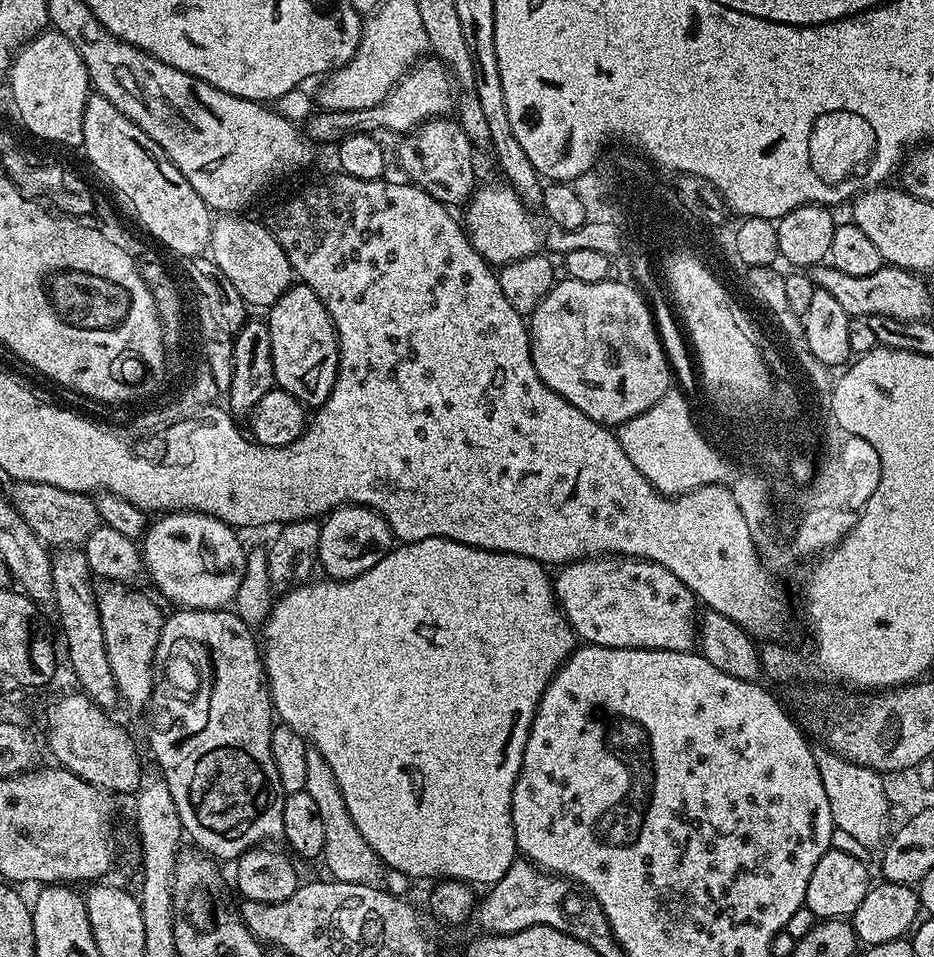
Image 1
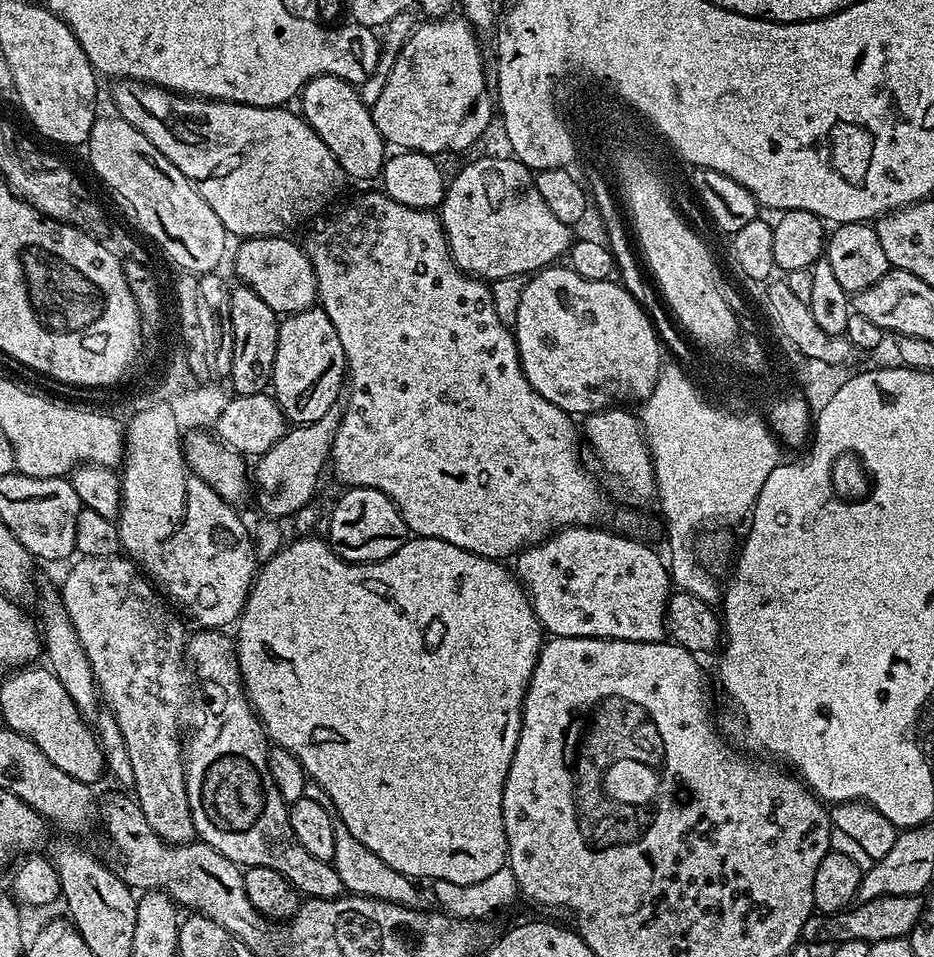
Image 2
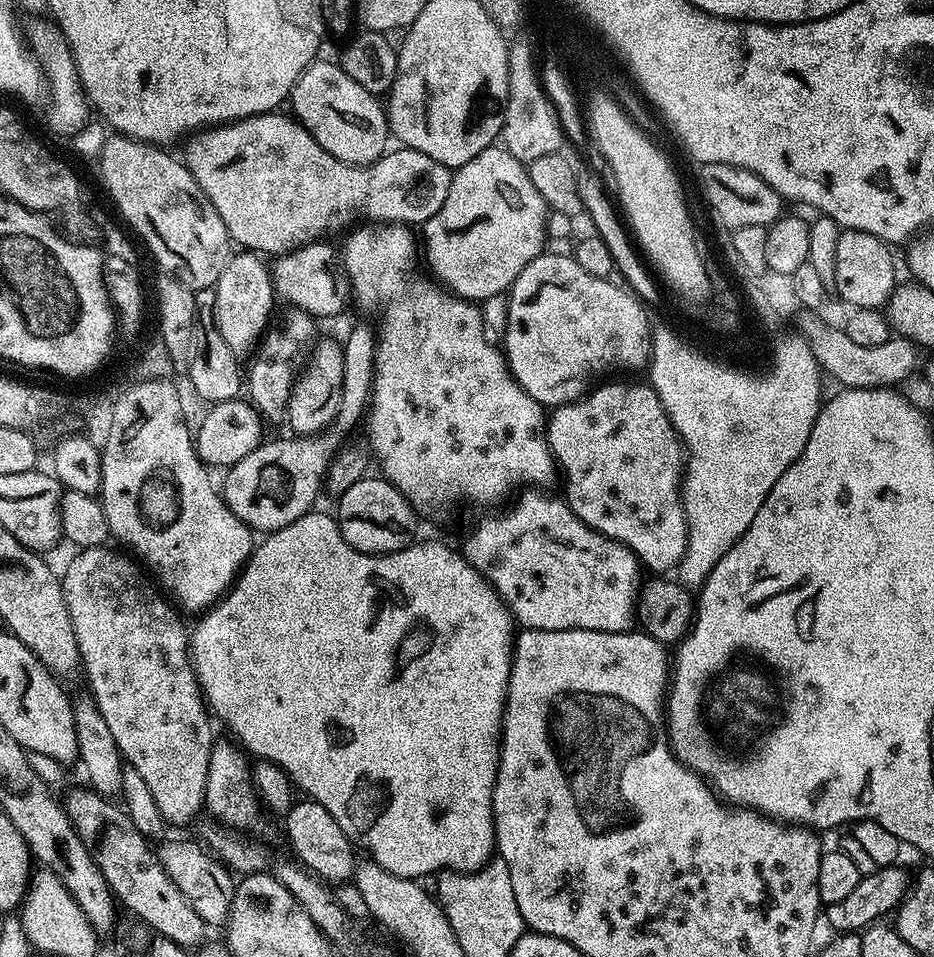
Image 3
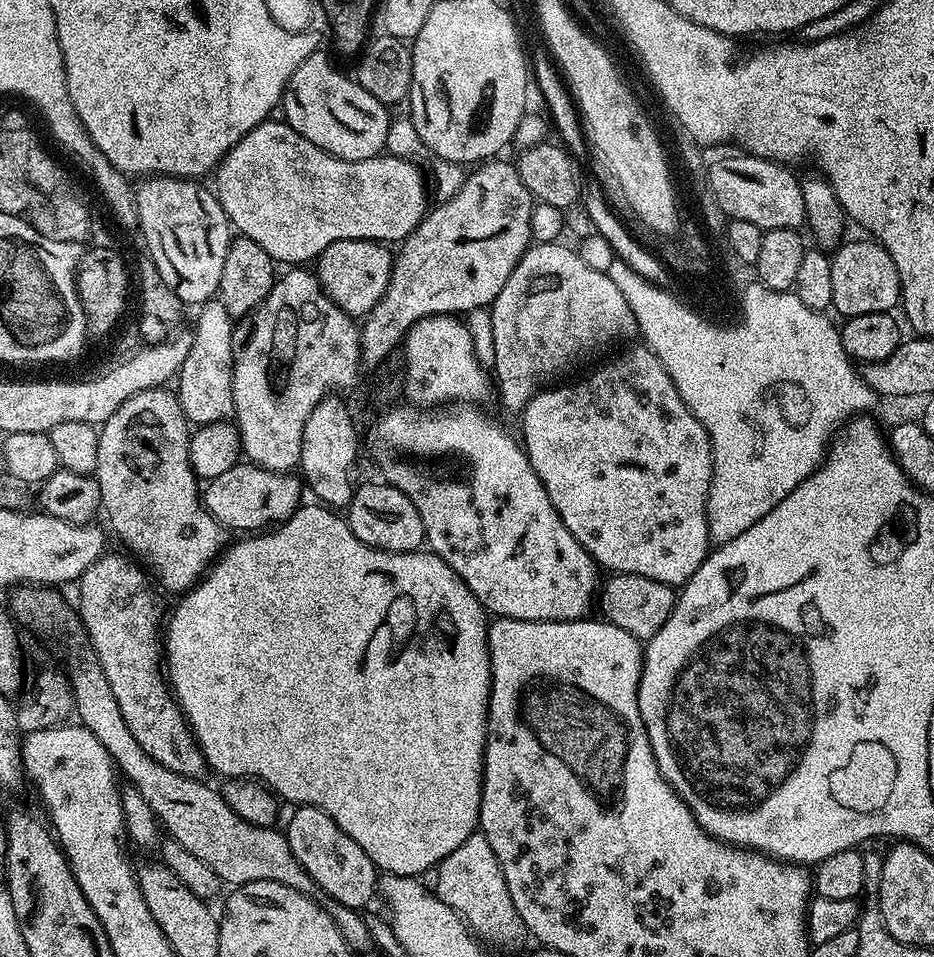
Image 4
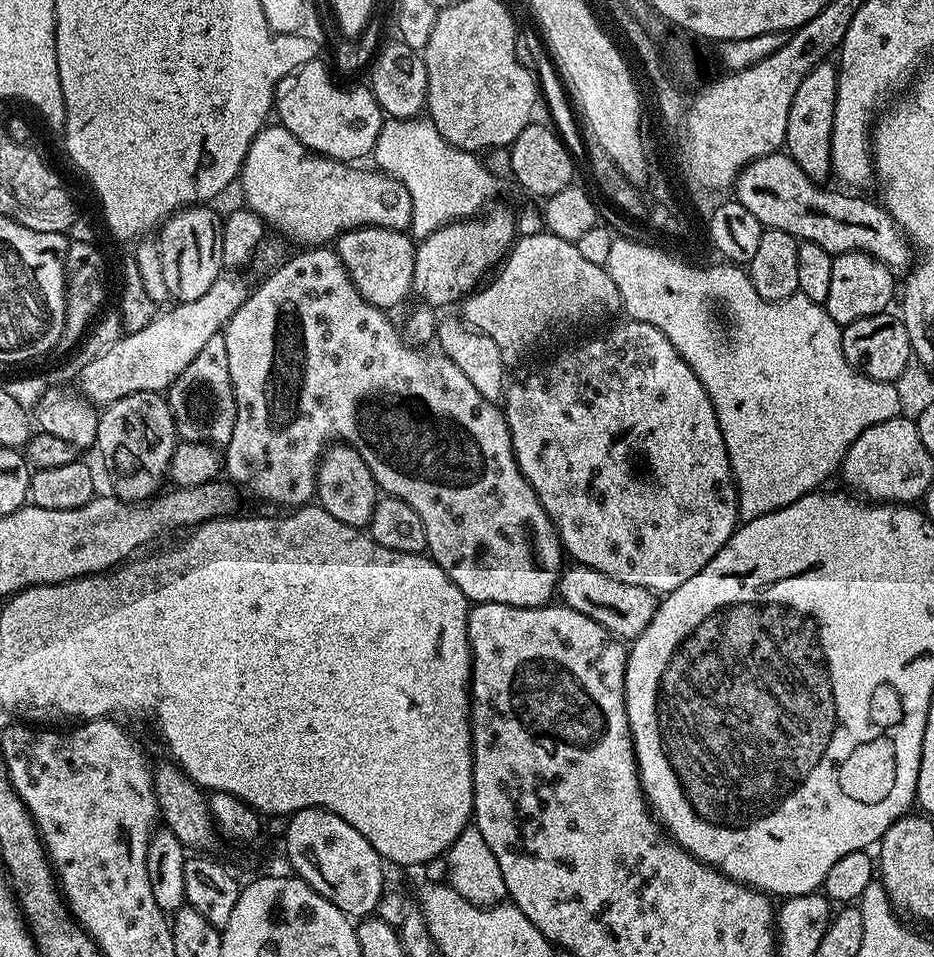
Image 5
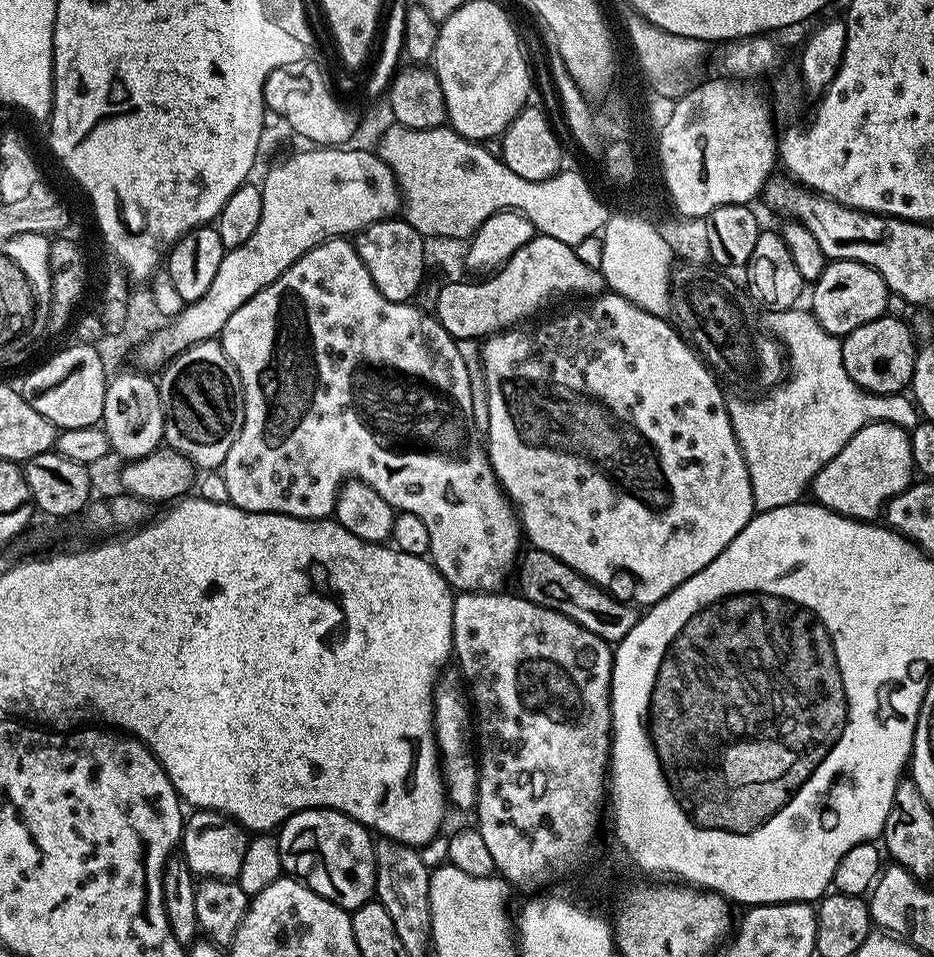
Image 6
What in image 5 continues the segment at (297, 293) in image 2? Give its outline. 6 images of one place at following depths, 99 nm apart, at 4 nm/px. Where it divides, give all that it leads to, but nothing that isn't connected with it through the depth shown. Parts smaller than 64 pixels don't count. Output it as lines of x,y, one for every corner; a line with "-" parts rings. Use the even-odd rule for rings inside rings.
352,228
336,237
334,250
358,294
375,308
392,310
413,293
416,244
407,231
399,228

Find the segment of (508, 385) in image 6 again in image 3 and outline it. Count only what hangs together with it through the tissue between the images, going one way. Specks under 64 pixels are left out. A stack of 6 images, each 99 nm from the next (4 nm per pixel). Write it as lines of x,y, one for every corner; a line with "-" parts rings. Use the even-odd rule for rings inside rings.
651,383
644,384
604,384
601,388
593,387
591,391
580,397
580,399
562,404
551,409
546,420
546,431
548,433
548,445
552,451
552,457
556,459
556,467
559,475
564,480
563,499
566,501
568,509
573,512
579,520
586,526
593,528
595,532
601,532
606,538
616,540
622,546
631,550
640,559
641,565
648,568
652,574
668,574
672,567
678,565
684,559
686,542
688,541
688,523
684,517
684,502
680,498
680,490
684,479
684,466
686,463
686,453
680,443
680,437
672,428
670,418
658,398
658,394
653,390

